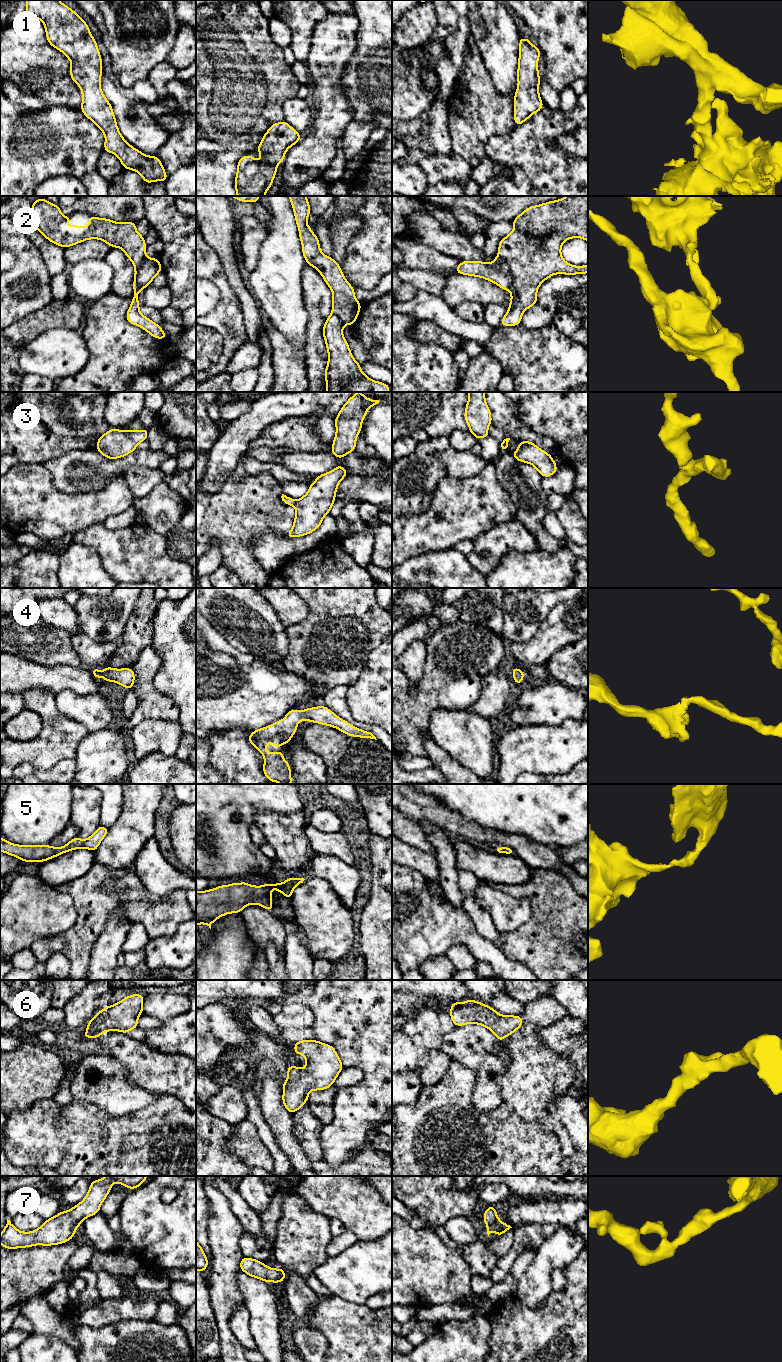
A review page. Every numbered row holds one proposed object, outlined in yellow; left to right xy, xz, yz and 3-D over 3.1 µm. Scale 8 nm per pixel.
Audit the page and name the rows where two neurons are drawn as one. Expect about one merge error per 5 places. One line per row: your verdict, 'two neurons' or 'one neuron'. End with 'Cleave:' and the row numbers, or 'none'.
1: one neuron
2: two neurons
3: two neurons
4: one neuron
5: one neuron
6: one neuron
7: one neuron
Cleave: 2, 3

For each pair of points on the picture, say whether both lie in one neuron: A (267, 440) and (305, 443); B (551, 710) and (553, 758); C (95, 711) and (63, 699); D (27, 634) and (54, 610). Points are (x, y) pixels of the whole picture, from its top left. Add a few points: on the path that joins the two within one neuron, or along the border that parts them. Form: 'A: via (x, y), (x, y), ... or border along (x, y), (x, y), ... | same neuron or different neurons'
A: via (276, 440), (296, 440) | same neuron
B: border along (575, 719), (568, 718), (559, 724), (528, 724) | different neurons
C: via (87, 710), (71, 705) | same neuron
D: border along (43, 621), (65, 630) | different neurons

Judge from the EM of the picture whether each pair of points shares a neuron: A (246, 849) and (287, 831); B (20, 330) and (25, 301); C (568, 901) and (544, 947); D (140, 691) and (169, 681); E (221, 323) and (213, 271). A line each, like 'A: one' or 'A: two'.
A: two
B: two
C: one
D: two
E: one

